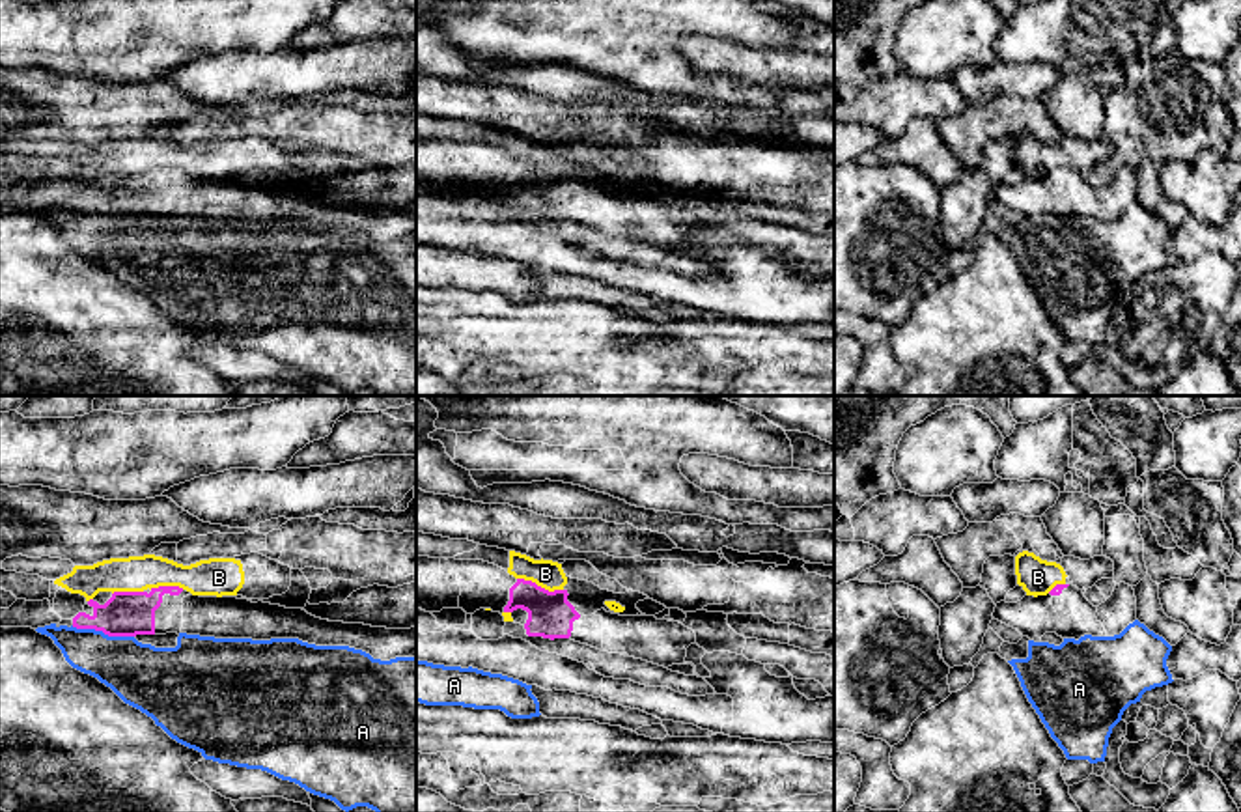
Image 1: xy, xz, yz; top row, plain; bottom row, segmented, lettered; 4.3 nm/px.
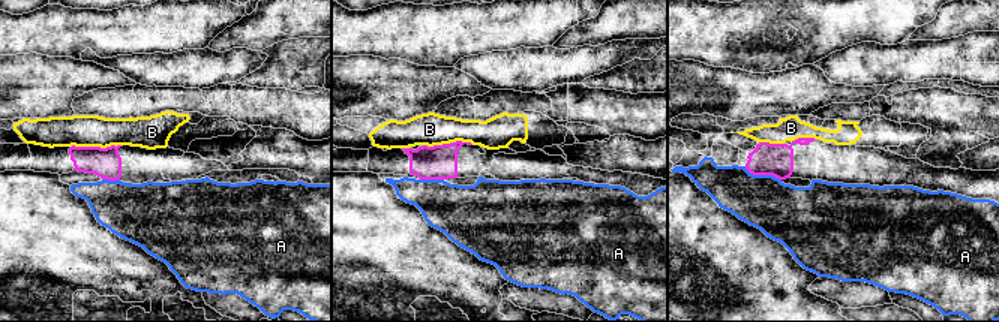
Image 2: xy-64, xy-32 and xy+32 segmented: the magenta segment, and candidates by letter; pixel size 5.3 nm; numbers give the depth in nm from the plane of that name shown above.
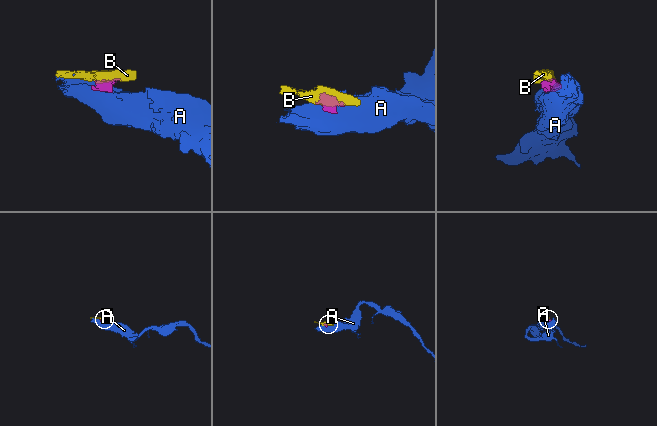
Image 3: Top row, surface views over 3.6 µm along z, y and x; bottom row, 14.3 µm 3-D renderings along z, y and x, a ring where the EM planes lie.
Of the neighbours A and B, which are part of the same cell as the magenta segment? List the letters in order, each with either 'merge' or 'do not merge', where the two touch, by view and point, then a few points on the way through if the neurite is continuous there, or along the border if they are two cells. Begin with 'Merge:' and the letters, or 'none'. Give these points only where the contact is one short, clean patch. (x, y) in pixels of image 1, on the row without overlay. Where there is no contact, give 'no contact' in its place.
Merge: none
A: do not merge | xy (103, 213) | along xy (71, 208), (133, 219)
B: do not merge | xz (540, 168) | along xz (517, 159), (530, 161), (549, 172), (562, 172)

